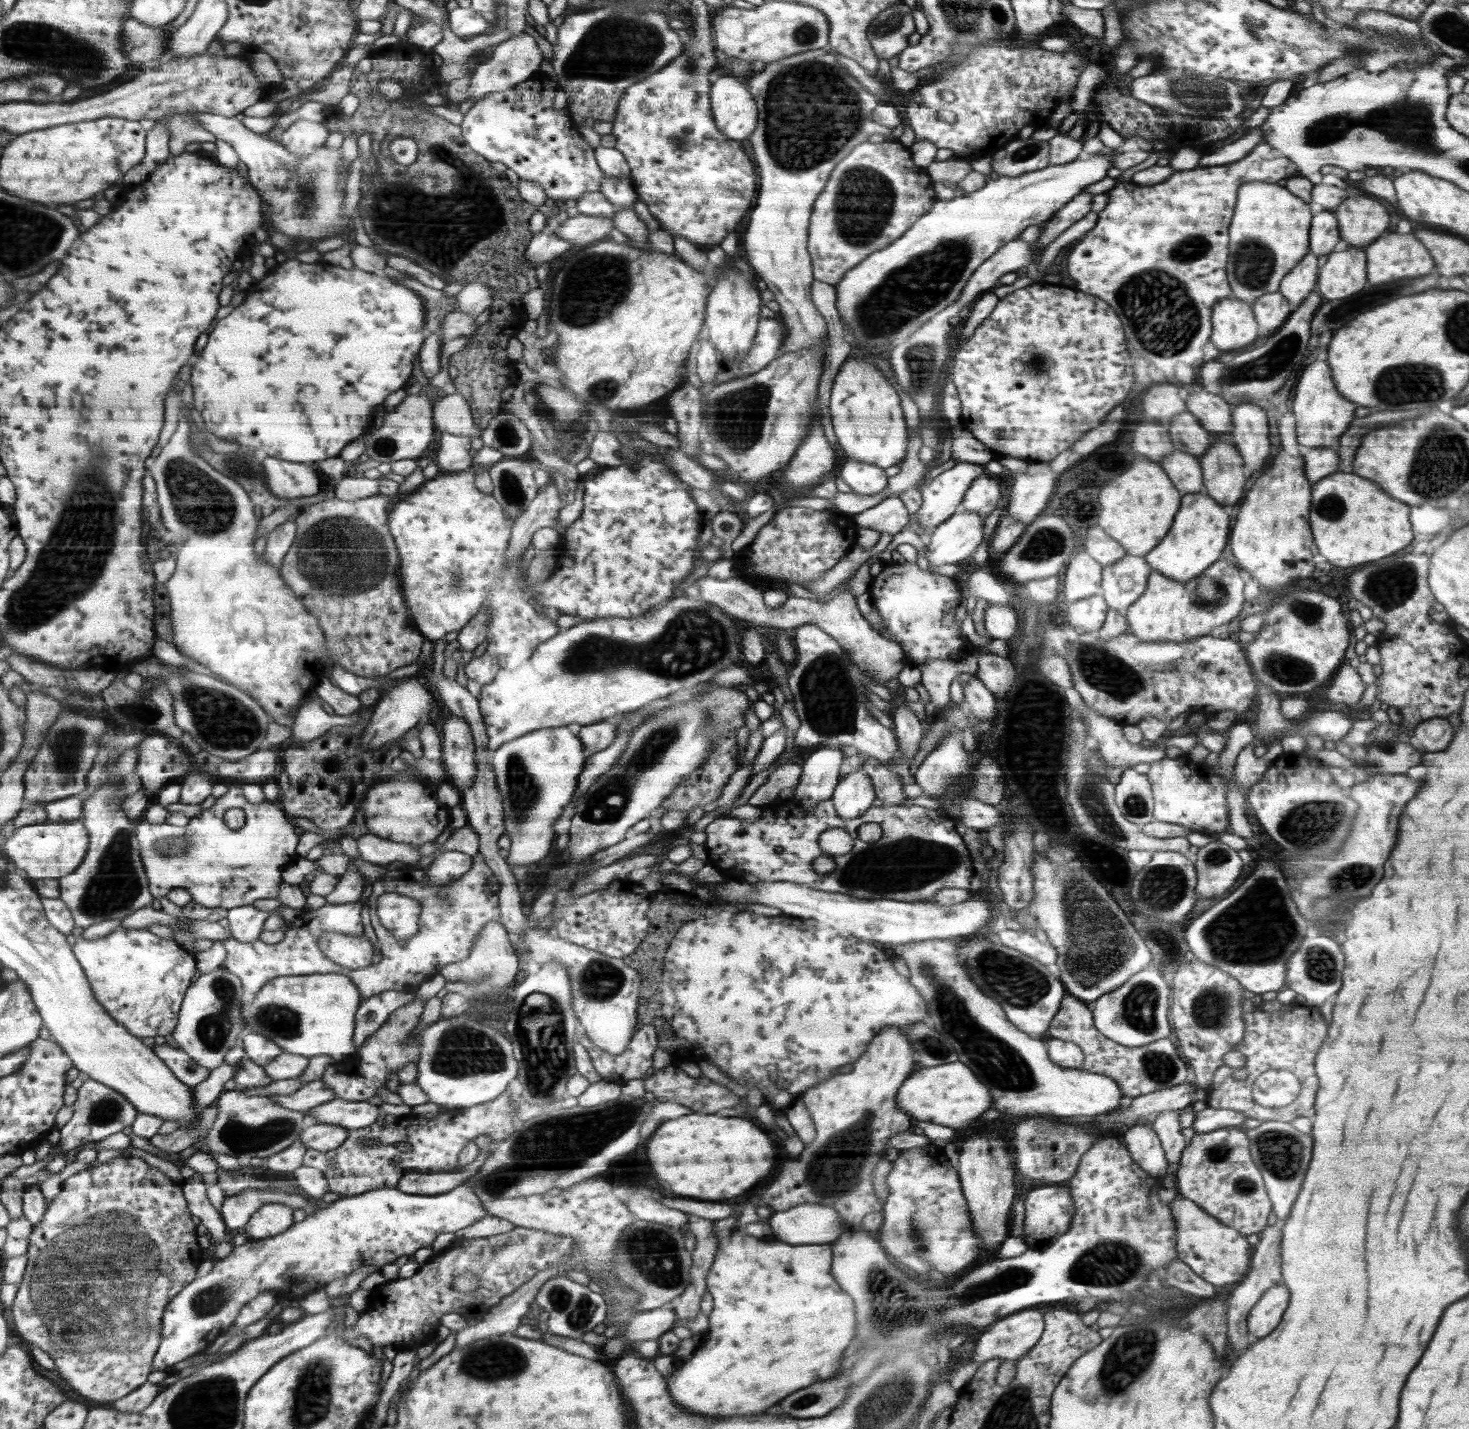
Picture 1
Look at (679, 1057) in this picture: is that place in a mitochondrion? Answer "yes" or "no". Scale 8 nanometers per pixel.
no

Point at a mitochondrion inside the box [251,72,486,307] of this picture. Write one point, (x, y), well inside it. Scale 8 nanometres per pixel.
(307, 187)

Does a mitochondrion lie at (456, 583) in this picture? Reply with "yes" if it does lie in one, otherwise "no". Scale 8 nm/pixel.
yes

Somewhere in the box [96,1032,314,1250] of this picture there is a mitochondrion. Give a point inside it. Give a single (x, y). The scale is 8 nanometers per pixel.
(240, 1135)

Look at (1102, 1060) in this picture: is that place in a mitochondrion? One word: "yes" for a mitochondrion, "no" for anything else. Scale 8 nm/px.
no

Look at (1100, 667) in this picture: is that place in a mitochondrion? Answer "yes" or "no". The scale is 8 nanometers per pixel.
yes

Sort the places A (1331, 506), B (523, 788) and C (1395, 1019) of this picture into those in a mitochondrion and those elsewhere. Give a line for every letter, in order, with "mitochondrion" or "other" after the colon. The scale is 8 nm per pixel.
A: mitochondrion
B: mitochondrion
C: other

